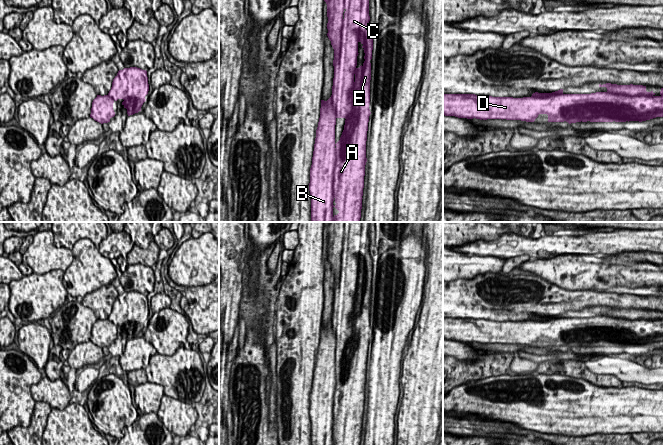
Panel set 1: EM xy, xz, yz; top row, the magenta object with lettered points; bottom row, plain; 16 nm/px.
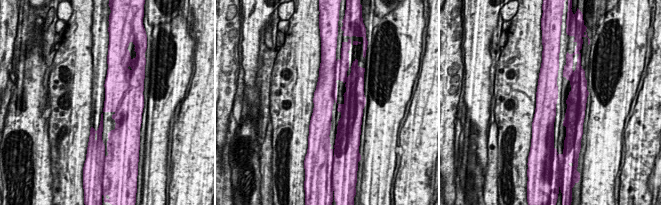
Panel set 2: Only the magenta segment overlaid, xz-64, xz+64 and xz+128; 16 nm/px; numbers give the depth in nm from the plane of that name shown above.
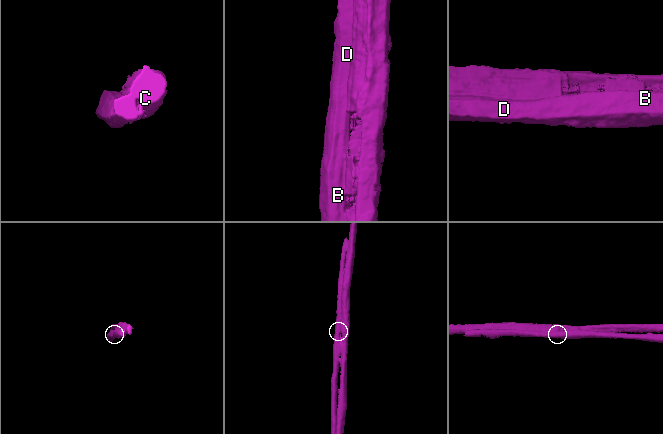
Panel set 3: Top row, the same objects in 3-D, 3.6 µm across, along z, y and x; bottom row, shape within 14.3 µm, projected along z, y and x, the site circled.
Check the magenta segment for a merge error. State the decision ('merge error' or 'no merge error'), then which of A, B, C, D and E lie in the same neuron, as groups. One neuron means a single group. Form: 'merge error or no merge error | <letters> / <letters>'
merge error | A C E / B D

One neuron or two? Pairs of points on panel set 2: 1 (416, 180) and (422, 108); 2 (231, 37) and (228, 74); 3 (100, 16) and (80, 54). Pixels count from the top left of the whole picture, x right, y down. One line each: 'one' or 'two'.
1: one
2: one
3: two

